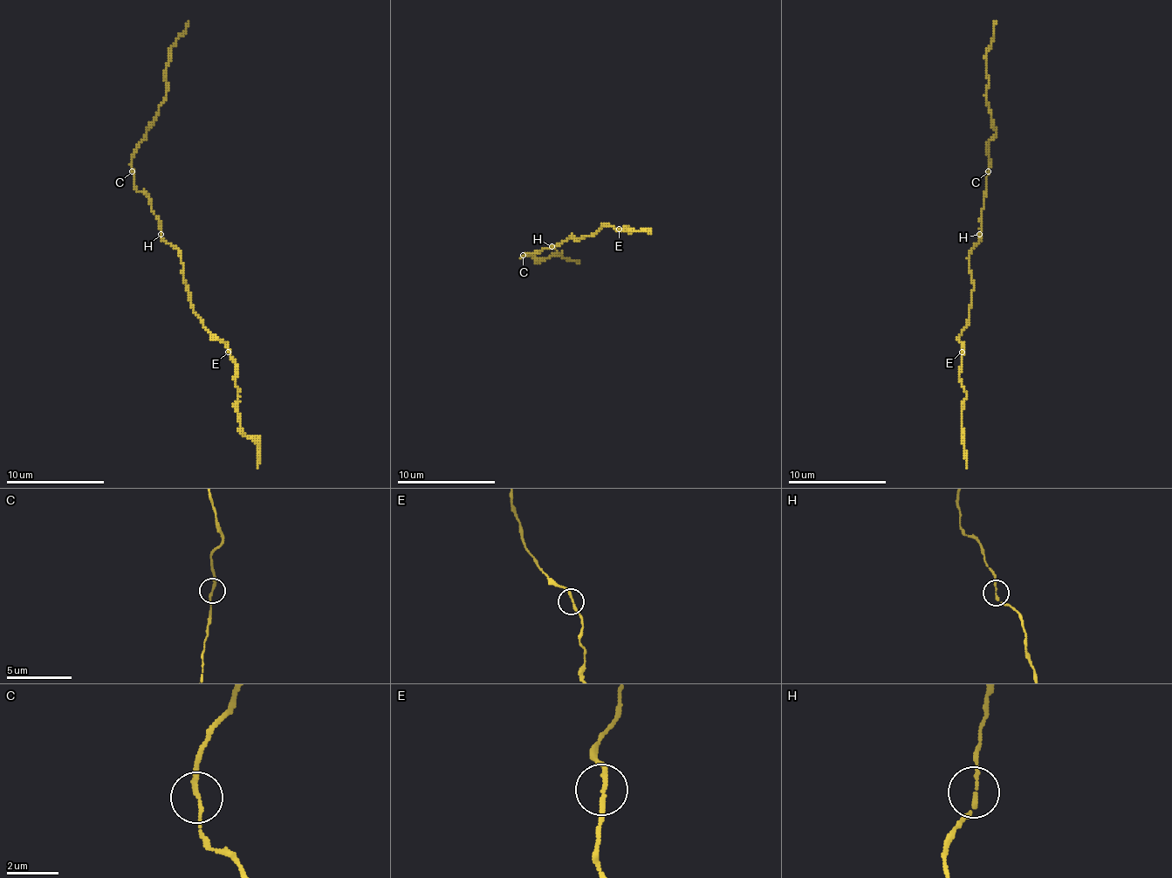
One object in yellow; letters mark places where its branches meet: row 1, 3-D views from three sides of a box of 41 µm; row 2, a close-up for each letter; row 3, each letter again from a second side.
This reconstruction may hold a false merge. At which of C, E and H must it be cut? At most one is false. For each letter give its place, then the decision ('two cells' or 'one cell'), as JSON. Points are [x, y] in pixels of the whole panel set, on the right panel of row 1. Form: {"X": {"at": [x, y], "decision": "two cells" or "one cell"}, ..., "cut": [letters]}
{"C": {"at": [988, 171], "decision": "two cells"}, "E": {"at": [962, 352], "decision": "one cell"}, "H": {"at": [979, 234], "decision": "one cell"}, "cut": ["C"]}

